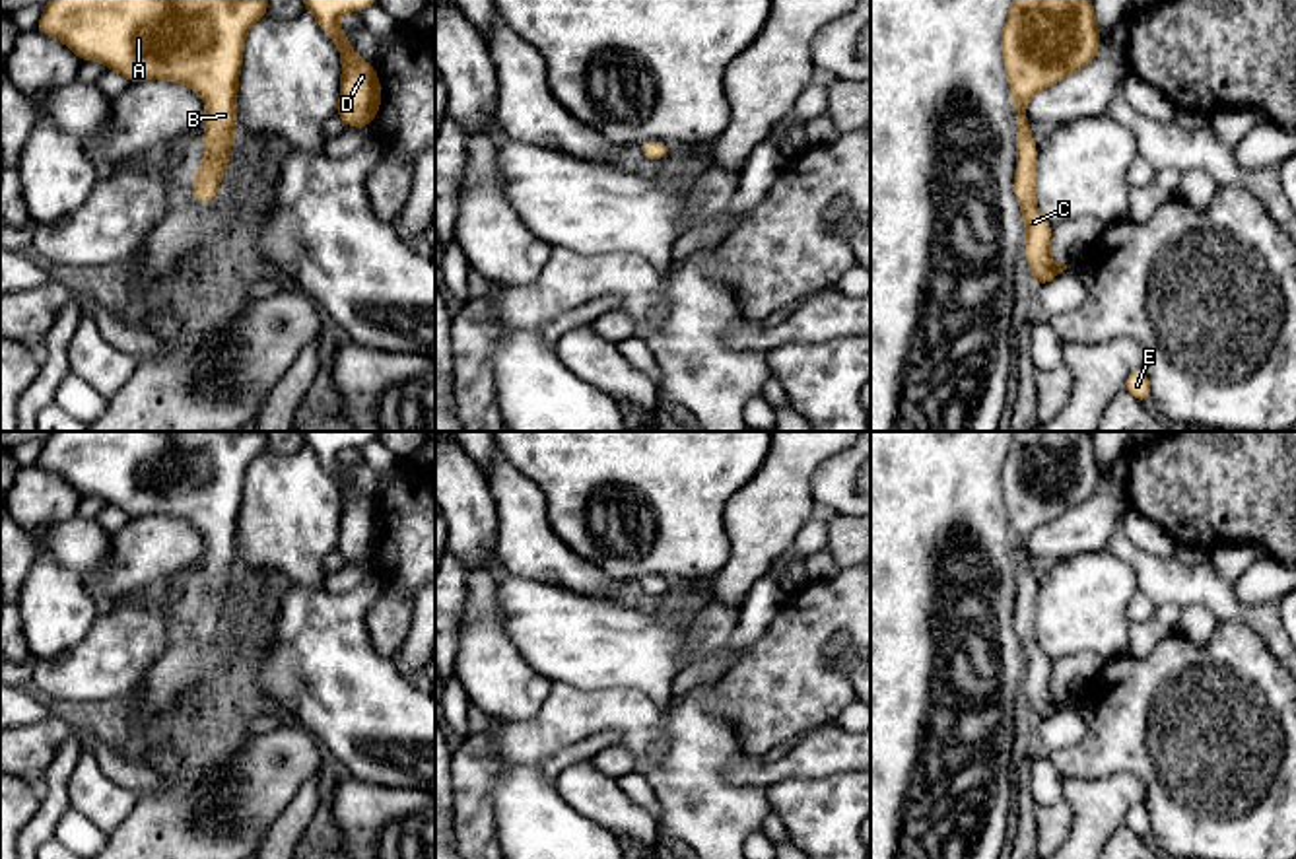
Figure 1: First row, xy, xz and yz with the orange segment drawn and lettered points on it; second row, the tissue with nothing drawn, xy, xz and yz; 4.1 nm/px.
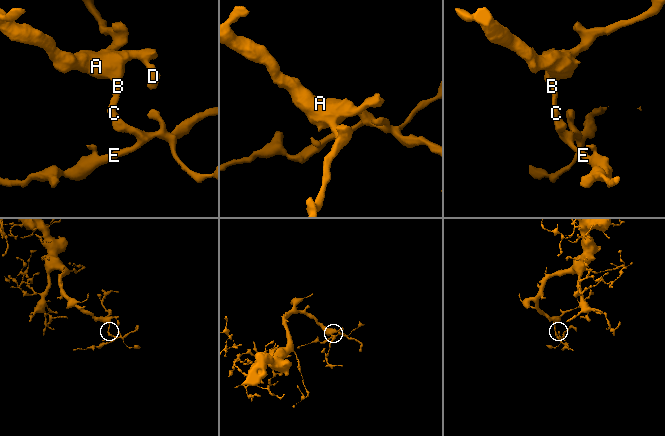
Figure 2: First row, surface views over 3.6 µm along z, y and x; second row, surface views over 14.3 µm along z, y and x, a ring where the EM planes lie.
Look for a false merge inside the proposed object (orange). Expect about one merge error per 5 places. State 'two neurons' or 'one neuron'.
one neuron

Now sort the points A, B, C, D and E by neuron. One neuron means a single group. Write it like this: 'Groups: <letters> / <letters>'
Groups: A B C D E

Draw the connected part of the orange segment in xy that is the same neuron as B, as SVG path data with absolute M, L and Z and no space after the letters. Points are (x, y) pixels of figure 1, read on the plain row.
M52 431L43 443L37 466L66 478L80 496L99 496L128 517L169 515L194 525L206 538L202 581L208 593L198 599L190 632L198 639L210 639L229 599L237 566L237 519L245 470L266 449L266 431L179 431L175 435L167 431Z

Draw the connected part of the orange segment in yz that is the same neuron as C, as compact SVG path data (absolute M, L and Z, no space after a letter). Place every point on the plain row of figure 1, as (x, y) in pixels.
M1014 431L1001 468L1005 507L1016 554L1014 628L1024 651L1028 704L1034 719L1049 719L1067 700L1053 700L1049 676L1053 661L1034 637L1038 581L1030 571L1026 538L1043 523L1080 507L1102 482L1094 441L1088 431Z

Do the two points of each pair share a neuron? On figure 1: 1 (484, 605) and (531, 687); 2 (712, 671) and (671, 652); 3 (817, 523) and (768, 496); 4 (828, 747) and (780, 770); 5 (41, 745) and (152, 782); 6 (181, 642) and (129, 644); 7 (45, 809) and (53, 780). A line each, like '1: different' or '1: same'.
1: same
2: different
3: different
4: same
5: same
6: different
7: same

